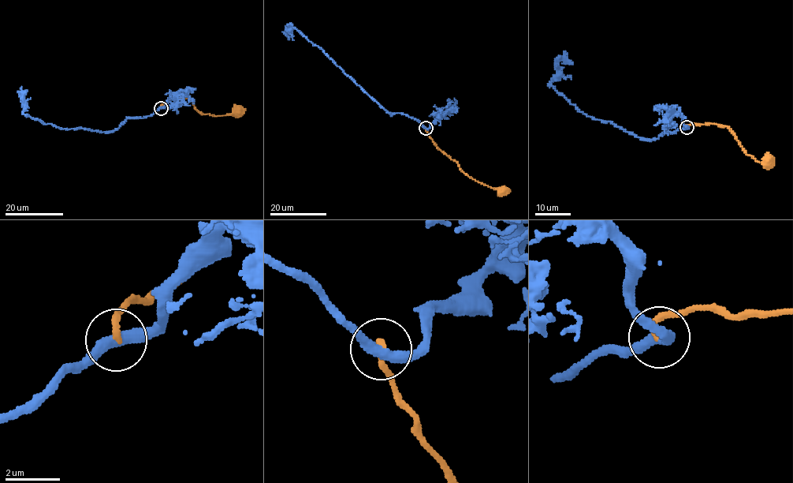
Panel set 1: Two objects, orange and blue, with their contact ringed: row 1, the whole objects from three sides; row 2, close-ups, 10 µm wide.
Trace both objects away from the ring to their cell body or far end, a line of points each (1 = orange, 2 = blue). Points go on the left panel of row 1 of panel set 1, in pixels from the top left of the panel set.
1: (161, 108), (162, 103), (186, 97), (203, 114), (214, 116), (238, 113)
2: (161, 108), (143, 117), (128, 117), (112, 132), (100, 132), (62, 129), (35, 120), (23, 112), (24, 95)

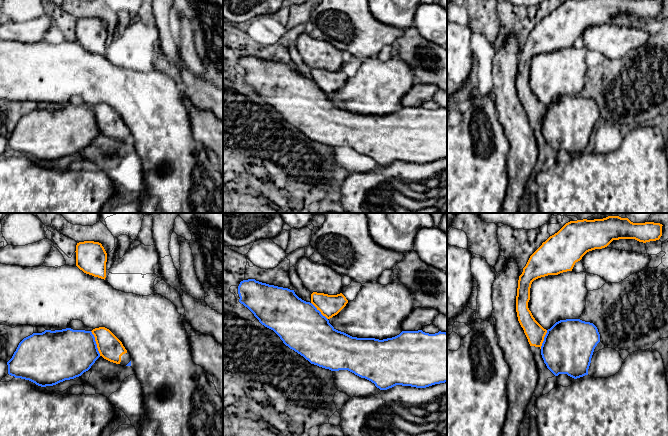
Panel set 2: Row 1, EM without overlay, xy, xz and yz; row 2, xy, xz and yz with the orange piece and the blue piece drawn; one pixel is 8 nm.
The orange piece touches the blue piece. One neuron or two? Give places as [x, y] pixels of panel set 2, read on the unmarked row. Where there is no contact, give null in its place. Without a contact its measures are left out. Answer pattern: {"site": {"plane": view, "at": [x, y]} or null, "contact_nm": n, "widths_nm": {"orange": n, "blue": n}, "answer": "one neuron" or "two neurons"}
{"site": {"plane": "xy", "at": [96, 119]}, "contact_nm": 220, "widths_nm": {"orange": 190, "blue": 400}, "answer": "one neuron"}

